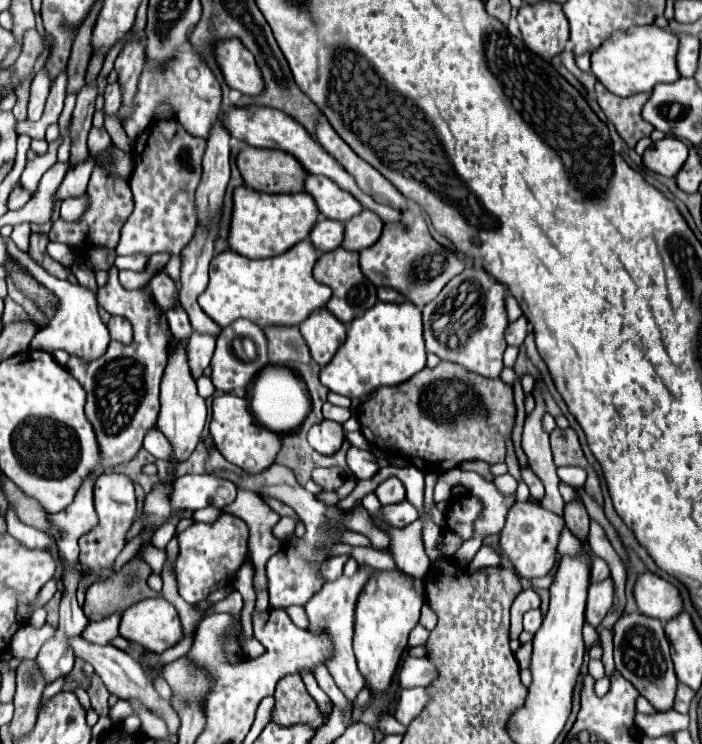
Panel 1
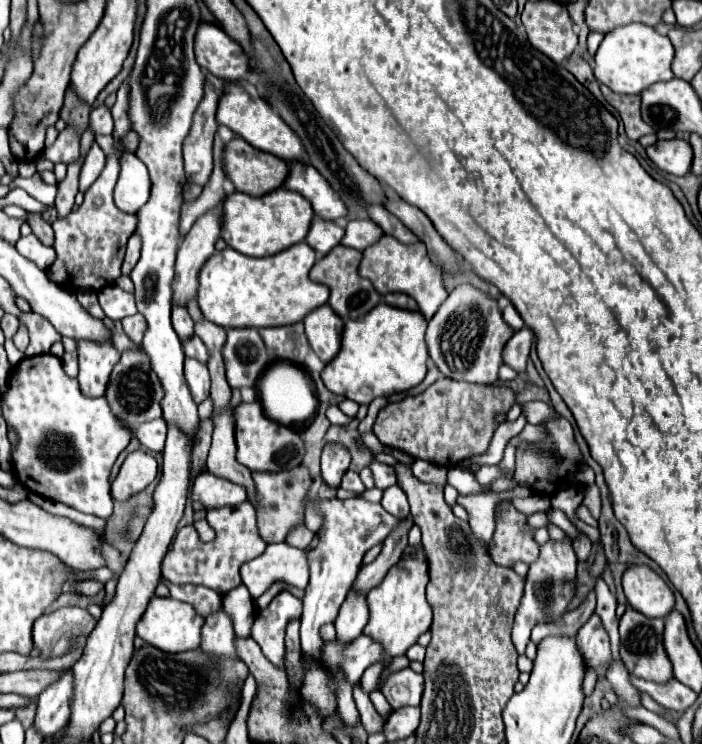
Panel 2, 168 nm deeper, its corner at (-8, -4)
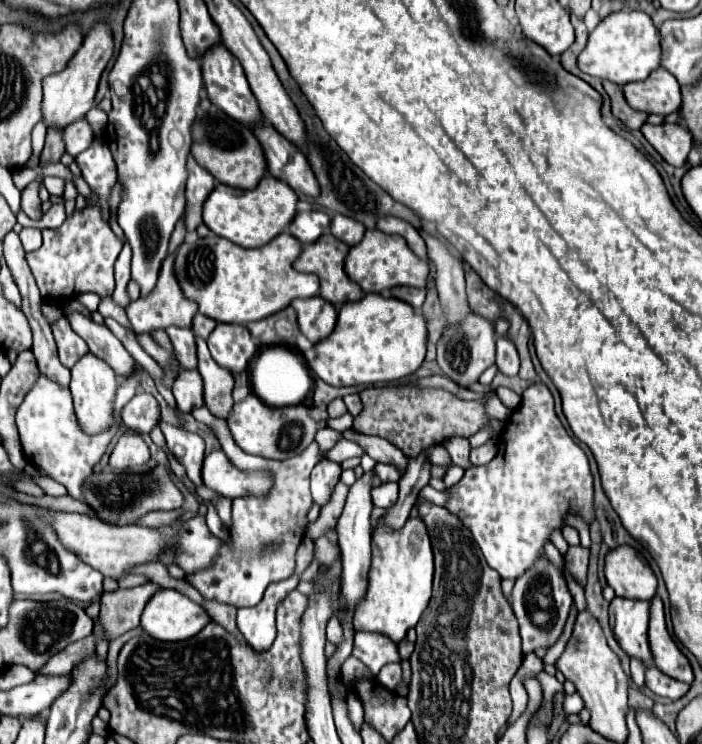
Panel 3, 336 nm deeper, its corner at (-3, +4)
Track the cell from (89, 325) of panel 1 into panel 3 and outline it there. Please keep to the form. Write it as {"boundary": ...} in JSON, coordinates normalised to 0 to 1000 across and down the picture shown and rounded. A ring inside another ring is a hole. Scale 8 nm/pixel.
{"boundary":[[[132,476],[118,478],[104,495],[101,495],[101,535],[107,546],[107,559],[113,565],[113,573],[127,583],[141,583],[150,581],[158,570],[164,570],[161,562],[161,540],[164,540],[164,527],[170,522],[164,500],[155,495],[152,487],[141,484]]]}

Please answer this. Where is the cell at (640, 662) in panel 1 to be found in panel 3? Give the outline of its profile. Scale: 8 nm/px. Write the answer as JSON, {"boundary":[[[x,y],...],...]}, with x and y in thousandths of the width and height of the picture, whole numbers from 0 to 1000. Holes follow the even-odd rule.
{"boundary":[[[876,801],[868,815],[868,839],[873,844],[882,868],[899,884],[910,884],[922,892],[930,890],[922,863],[925,809]]]}

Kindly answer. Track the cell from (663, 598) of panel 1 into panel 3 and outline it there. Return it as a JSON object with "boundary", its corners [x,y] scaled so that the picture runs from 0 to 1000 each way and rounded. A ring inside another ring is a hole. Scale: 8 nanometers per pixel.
{"boundary":[[[887,731],[862,747],[862,777],[879,801],[927,806],[936,793],[936,777],[922,753],[899,734]]]}

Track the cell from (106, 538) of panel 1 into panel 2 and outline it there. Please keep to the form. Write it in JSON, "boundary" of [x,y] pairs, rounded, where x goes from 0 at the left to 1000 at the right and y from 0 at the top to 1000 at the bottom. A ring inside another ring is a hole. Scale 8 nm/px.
{"boundary":[[[188,608],[179,613],[168,640],[160,648],[160,669],[168,675],[185,672],[188,664],[205,659],[222,642],[222,618],[205,608]]]}

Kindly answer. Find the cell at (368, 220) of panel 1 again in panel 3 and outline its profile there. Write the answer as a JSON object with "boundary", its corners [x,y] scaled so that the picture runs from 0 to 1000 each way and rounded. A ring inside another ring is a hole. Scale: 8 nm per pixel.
{"boundary":[[[477,288],[474,296],[472,296],[472,315],[480,323],[491,325],[494,331],[506,331],[517,320],[520,306],[517,306],[517,301],[509,301],[509,296]]]}

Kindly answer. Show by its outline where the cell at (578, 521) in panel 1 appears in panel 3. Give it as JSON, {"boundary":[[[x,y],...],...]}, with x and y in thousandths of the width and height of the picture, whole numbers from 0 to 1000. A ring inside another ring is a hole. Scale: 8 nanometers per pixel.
{"boundary":[[[813,734],[805,747],[805,761],[808,761],[811,772],[828,788],[833,788],[833,782],[836,782],[836,753],[839,753],[839,739],[828,737],[828,734]]]}

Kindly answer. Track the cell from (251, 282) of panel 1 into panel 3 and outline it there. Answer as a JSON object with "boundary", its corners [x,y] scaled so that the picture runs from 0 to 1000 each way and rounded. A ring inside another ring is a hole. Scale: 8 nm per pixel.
{"boundary":[[[298,312],[292,320],[266,320],[249,339],[246,360],[261,395],[281,406],[286,422],[309,433],[352,435],[409,414],[420,401],[443,401],[454,395],[452,371],[429,368],[415,358],[426,339],[429,325],[412,312],[400,312],[377,331],[360,336]]]}

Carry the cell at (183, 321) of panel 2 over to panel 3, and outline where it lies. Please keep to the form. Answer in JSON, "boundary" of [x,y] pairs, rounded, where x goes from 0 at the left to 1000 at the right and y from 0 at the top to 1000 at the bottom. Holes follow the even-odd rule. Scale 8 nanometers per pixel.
{"boundary":[[[238,441],[238,452],[246,465],[246,476],[261,497],[278,497],[281,495],[281,473],[278,473],[278,452],[269,441]]]}

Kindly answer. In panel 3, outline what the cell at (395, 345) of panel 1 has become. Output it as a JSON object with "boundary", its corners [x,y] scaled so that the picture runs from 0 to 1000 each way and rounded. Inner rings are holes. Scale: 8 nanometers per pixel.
{"boundary":[[[520,395],[506,409],[489,409],[472,452],[446,462],[432,478],[437,492],[469,519],[509,519],[560,513],[588,503],[605,481],[605,468],[608,435],[600,422],[560,398]]]}

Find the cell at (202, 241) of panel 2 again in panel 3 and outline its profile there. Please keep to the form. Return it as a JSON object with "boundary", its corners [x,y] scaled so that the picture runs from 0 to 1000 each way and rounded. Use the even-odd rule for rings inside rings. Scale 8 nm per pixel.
{"boundary":[[[246,344],[235,347],[221,387],[209,398],[201,398],[189,409],[184,409],[184,414],[181,414],[181,425],[184,425],[192,446],[221,446],[221,444],[235,444],[238,438],[272,441],[278,422],[281,422],[281,409],[261,398],[252,376],[246,371]]]}

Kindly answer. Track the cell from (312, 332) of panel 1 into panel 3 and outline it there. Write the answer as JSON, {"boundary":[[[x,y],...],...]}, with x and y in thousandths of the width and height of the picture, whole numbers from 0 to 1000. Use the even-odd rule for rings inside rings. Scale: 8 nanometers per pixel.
{"boundary":[[[457,398],[446,401],[423,401],[415,406],[415,411],[423,419],[423,434],[426,438],[426,452],[443,457],[444,462],[452,462],[454,457],[466,454],[480,433],[480,417],[472,406],[460,403]]]}

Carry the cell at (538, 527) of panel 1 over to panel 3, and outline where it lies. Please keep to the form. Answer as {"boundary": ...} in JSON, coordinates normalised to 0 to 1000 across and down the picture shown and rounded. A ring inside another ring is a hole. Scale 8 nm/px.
{"boundary":[[[771,750],[754,769],[748,769],[731,790],[731,823],[739,833],[739,847],[745,858],[745,876],[759,876],[762,871],[785,871],[802,852],[813,815],[813,798],[808,793],[802,772],[779,753]]]}

